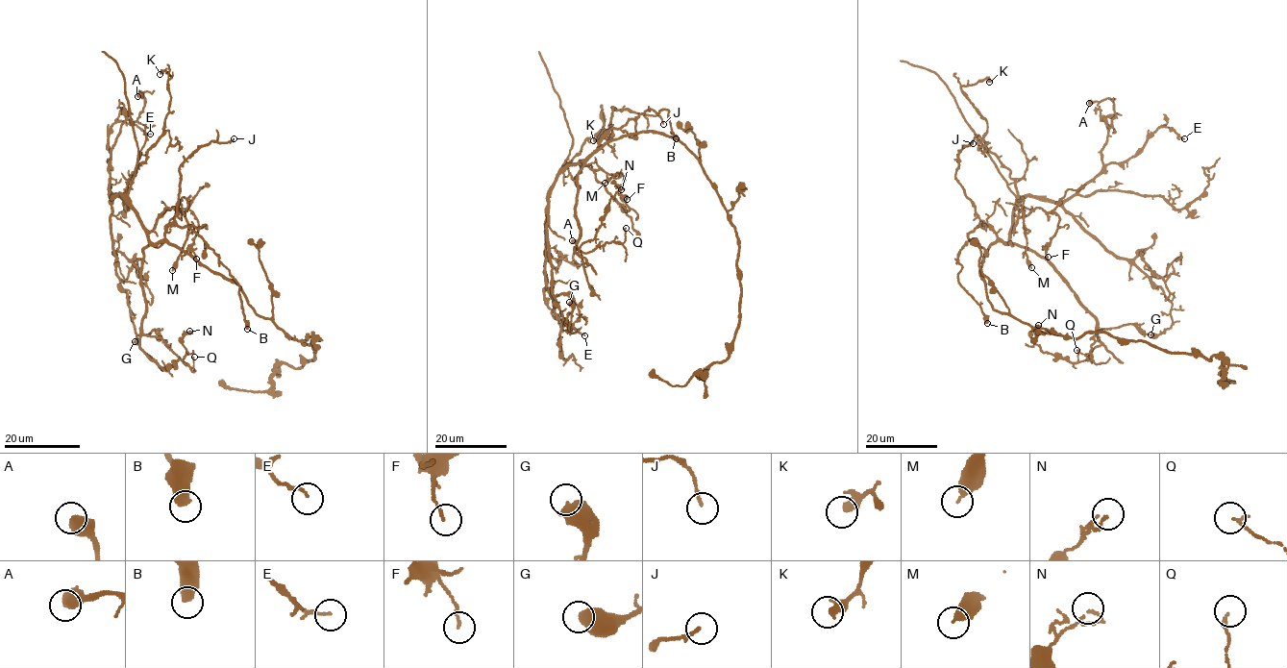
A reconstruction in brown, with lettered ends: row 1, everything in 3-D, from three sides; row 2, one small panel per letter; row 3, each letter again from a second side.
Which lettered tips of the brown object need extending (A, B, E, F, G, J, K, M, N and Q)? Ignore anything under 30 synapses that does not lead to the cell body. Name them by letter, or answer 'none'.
none

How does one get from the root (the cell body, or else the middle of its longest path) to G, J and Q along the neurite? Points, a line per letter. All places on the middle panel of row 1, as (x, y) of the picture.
G: (661, 134), (610, 139), (556, 178), (547, 246), (552, 294), (564, 323), (571, 320), (569, 302)
J: (661, 134), (630, 133), (598, 148), (599, 140), (609, 127), (612, 107), (658, 115), (663, 124)
Q: (661, 134), (630, 133), (610, 139), (578, 174), (576, 247), (588, 253), (606, 242), (624, 242), (626, 228)

